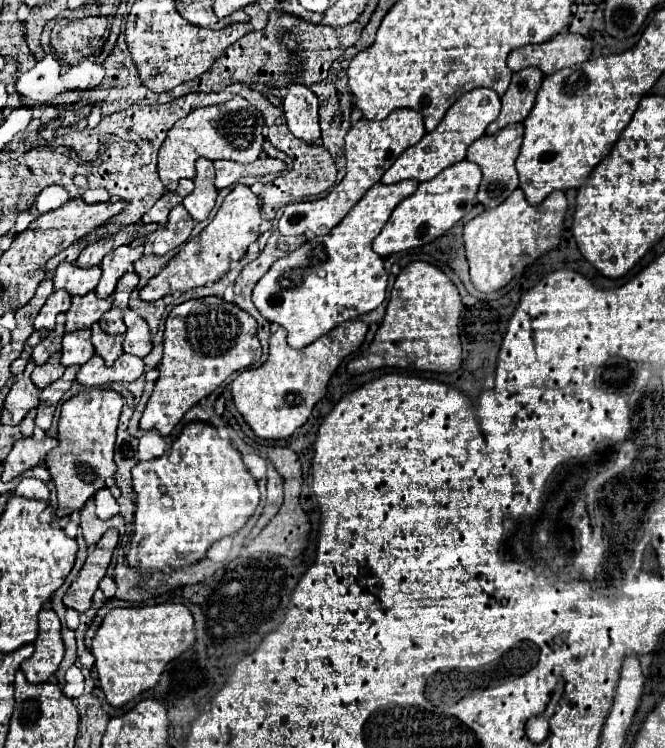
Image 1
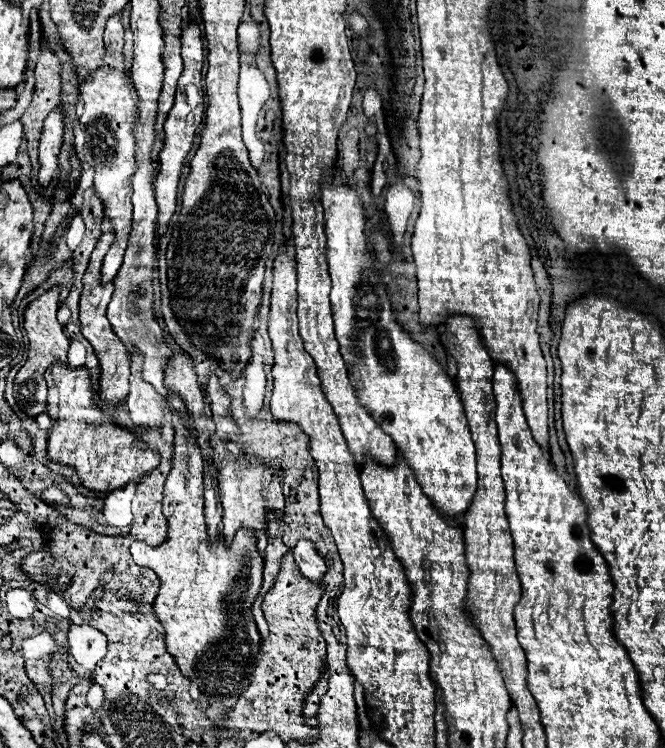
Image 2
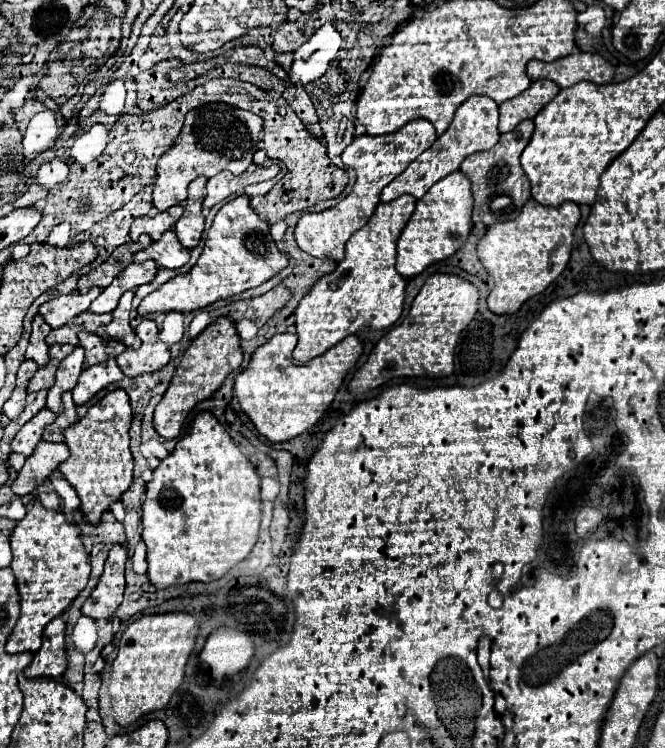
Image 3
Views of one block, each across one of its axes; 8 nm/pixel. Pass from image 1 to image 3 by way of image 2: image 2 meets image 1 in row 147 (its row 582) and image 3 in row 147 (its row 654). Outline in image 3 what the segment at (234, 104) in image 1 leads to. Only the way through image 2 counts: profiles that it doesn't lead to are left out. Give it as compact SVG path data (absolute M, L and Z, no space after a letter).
M206 104L206 106L200 106L196 110L190 110L186 114L186 120L184 120L184 128L180 132L180 138L176 140L176 144L158 160L158 178L154 182L154 206L158 210L168 210L170 206L176 206L176 204L182 204L186 198L188 198L188 184L196 178L196 176L206 176L206 178L212 178L216 176L218 172L222 170L230 170L232 174L244 174L248 170L248 166L252 164L252 156L254 152L258 150L258 136L260 136L260 130L262 130L262 118L252 114L252 112L246 112L246 110L238 110L238 108L232 108L228 104Z

